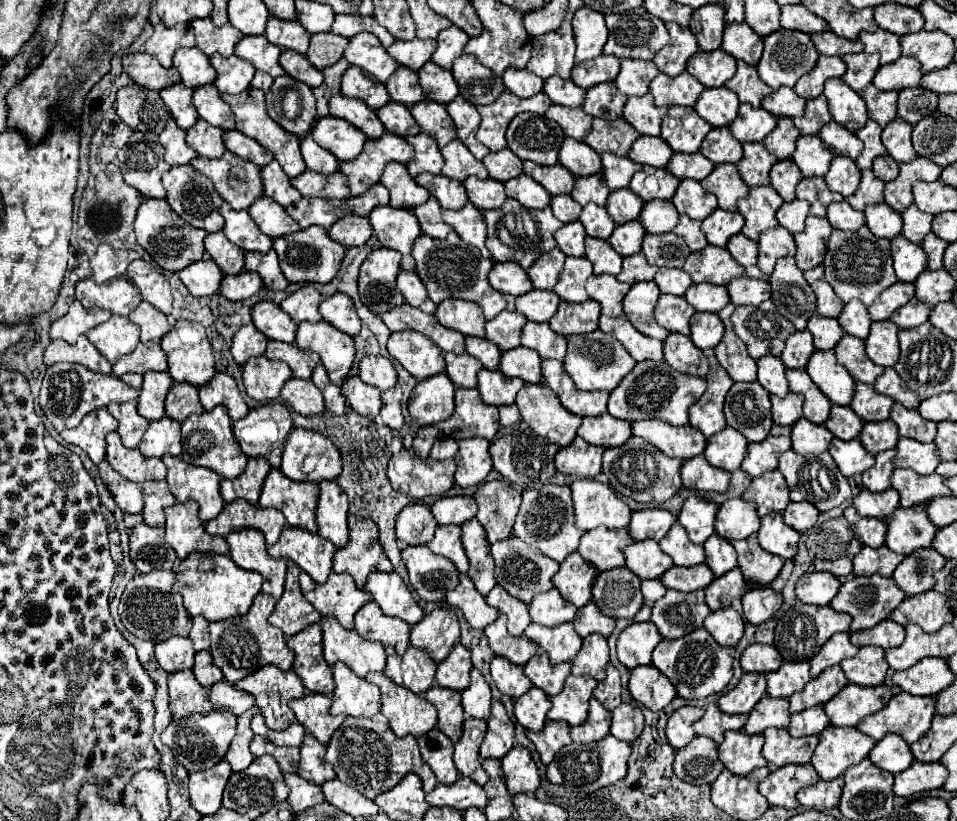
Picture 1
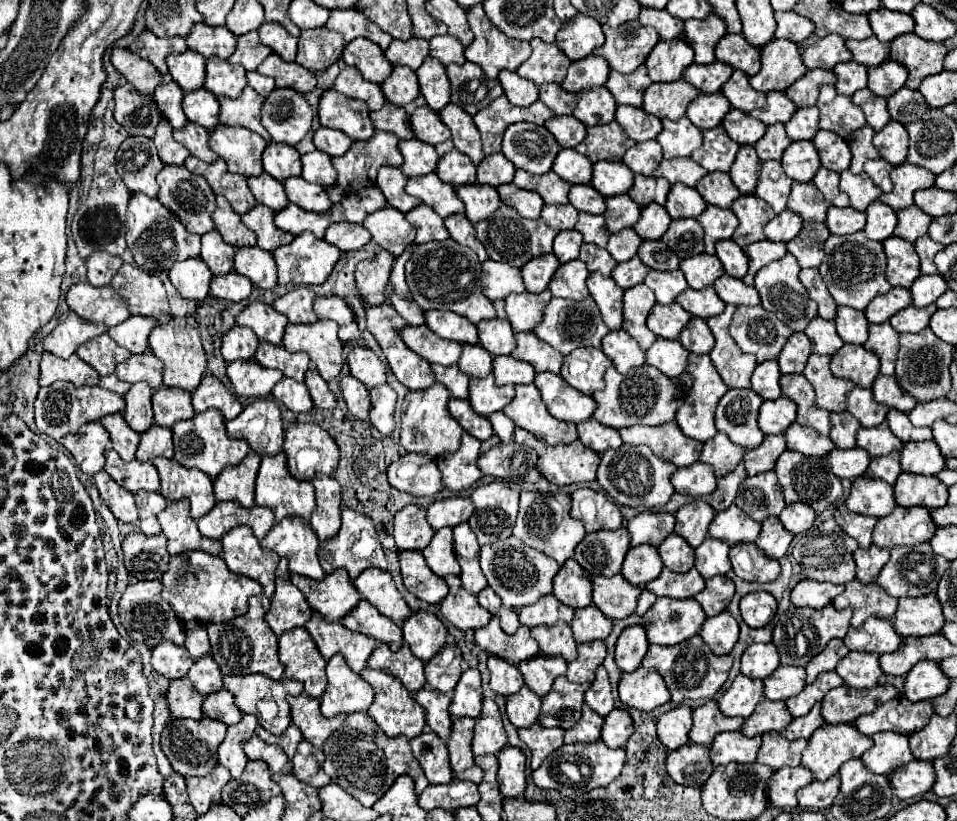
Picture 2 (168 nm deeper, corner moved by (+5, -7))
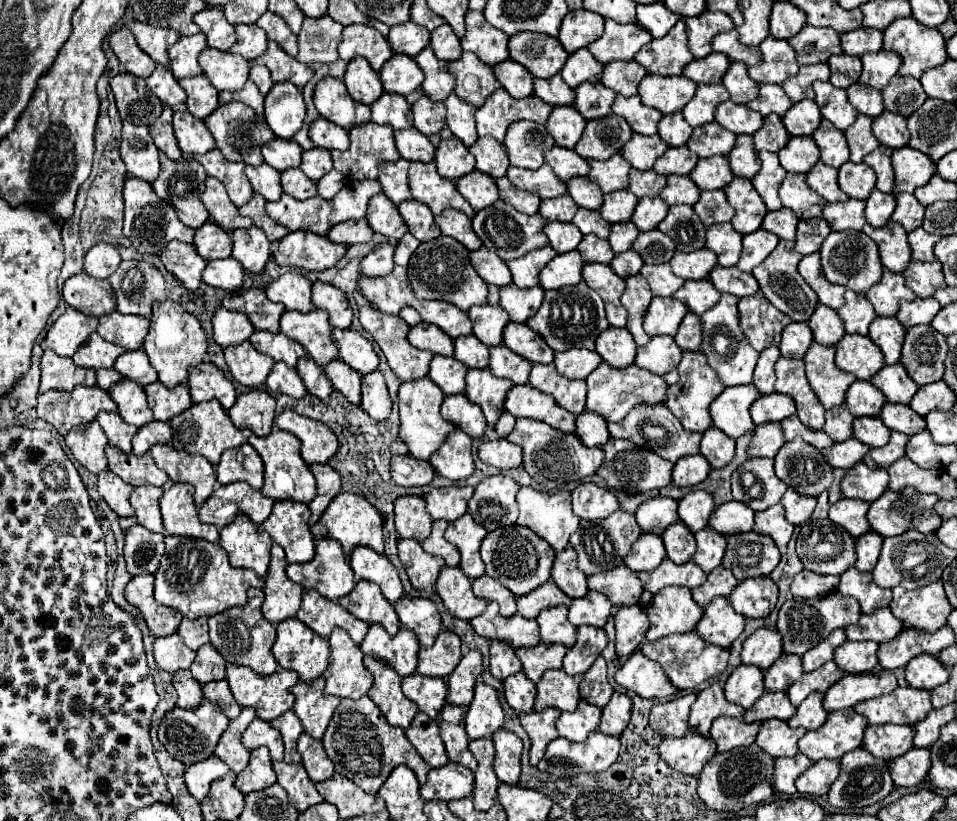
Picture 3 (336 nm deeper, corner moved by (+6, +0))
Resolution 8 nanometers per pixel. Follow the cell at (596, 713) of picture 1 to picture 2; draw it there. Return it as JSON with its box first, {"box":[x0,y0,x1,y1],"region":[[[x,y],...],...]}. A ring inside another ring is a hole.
{"box":[565,705,603,743],"region":[[[583,705],[583,715],[581,719],[565,731],[565,743],[593,743],[599,739],[601,735],[601,725],[603,725],[603,717],[597,715],[593,709],[589,709],[587,705]]]}

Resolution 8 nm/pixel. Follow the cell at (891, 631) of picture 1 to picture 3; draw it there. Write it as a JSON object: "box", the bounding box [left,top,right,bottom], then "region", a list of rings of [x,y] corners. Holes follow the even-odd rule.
{"box":[846,608,904,644],"region":[[[880,608],[872,614],[862,614],[856,624],[846,628],[848,640],[874,640],[878,644],[892,640],[902,632],[904,624],[890,612],[890,608]]]}

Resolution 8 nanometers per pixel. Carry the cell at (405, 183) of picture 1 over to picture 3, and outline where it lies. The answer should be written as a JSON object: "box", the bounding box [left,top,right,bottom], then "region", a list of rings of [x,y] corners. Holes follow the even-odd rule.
{"box":[378,158,412,206],"region":[[[400,158],[394,164],[380,164],[378,182],[382,184],[382,192],[398,206],[404,200],[410,200],[412,194],[408,190],[408,162]]]}

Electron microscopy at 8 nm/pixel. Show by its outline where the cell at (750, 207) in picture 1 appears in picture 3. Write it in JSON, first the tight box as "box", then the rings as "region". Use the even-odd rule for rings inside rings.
{"box":[724,178,768,236],"region":[[[734,178],[724,188],[724,192],[728,202],[736,210],[732,218],[734,230],[742,236],[756,232],[762,226],[768,208],[764,208],[764,202],[760,200],[760,194],[752,188],[752,182],[746,178]]]}

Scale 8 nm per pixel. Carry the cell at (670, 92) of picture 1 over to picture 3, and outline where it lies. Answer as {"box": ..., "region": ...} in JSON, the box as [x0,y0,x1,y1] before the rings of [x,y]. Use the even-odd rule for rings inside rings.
{"box":[638,74,696,114],"region":[[[648,74],[638,86],[638,94],[646,106],[660,110],[662,114],[680,112],[694,96],[696,84],[686,76],[654,76]]]}

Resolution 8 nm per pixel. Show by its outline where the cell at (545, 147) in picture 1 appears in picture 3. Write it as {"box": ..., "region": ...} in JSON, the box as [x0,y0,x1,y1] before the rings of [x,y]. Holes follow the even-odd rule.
{"box":[504,120,554,170],"region":[[[518,120],[508,126],[504,148],[510,164],[536,170],[544,164],[544,154],[554,146],[554,138],[546,132],[544,124],[532,120]]]}

